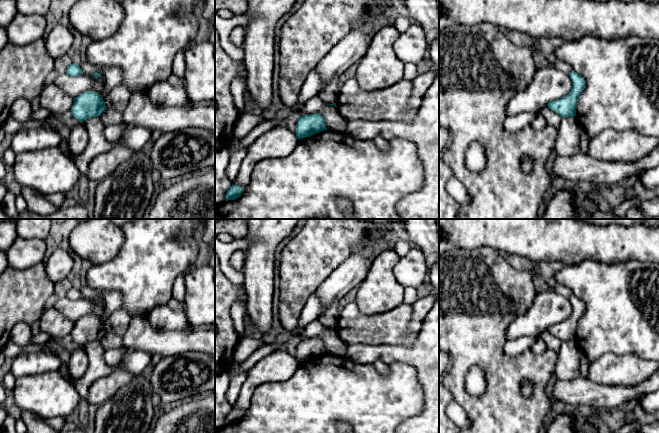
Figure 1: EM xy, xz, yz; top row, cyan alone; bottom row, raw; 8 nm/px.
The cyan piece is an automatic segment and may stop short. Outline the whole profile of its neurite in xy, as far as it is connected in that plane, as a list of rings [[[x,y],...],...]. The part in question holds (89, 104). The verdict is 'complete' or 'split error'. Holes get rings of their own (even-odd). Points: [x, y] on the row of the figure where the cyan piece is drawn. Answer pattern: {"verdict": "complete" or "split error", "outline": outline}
{"verdict": "complete", "outline": [[[86,91],[74,98],[70,111],[79,122],[83,123],[87,119],[100,116],[106,109],[100,94],[95,91]]]}

